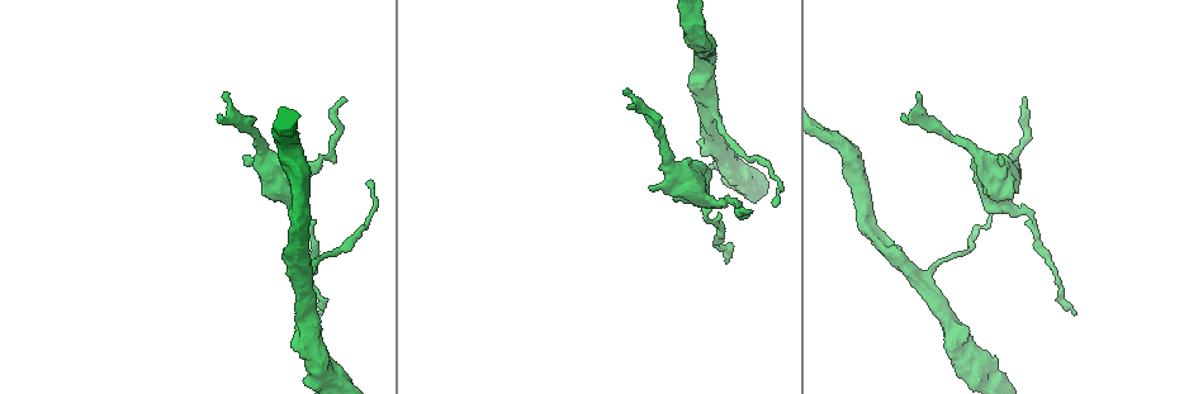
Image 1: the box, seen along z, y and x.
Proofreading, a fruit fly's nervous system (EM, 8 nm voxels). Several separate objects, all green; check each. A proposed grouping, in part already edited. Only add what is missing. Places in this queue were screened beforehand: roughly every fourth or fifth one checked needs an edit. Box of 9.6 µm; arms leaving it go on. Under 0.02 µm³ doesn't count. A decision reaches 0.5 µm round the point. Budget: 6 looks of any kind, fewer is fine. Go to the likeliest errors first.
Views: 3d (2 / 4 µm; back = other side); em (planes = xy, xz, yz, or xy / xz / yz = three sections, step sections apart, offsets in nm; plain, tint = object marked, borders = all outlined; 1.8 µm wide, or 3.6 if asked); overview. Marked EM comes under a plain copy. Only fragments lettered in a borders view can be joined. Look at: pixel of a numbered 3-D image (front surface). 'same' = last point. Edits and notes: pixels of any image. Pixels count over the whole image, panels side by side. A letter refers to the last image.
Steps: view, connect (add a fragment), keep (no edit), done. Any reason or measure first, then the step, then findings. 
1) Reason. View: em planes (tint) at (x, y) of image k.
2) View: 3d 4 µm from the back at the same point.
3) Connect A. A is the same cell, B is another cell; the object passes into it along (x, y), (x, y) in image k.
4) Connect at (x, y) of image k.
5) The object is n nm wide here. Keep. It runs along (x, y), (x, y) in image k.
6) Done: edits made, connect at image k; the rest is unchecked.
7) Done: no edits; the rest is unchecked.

End of a long branch. View: em 3.6 µm xz step 4 (tint) at (751, 209) of image 1.

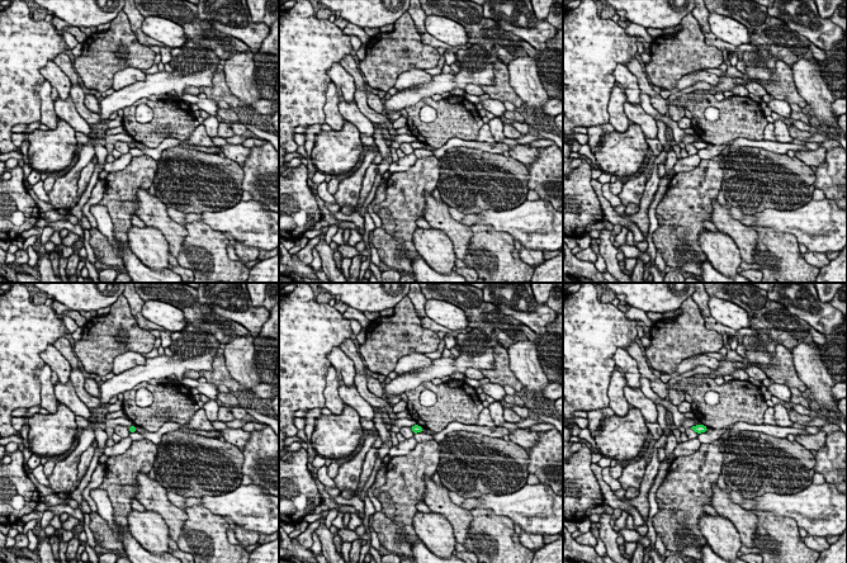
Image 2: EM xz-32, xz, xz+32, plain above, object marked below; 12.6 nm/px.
Cut it another way. View: em 3.6 µm planes (borders) at the same point.

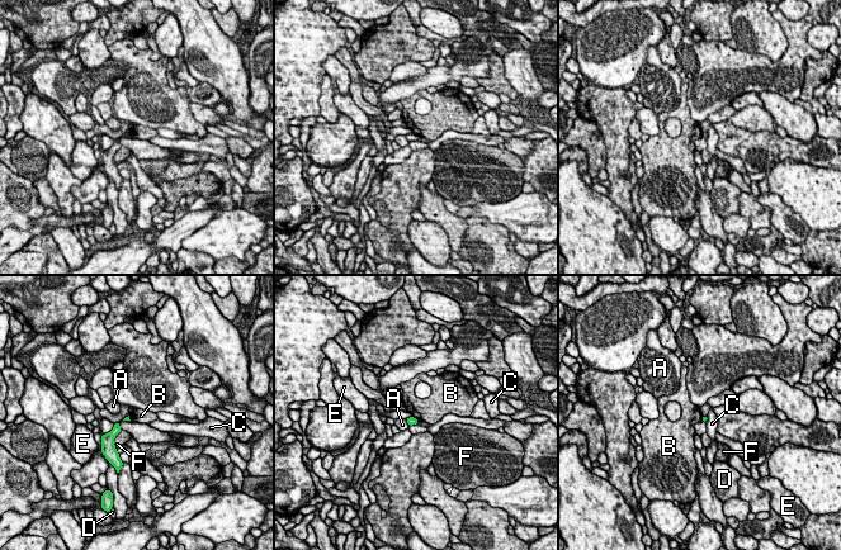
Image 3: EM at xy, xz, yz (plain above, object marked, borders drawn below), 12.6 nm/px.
The longest contact is with F, 260 nm. Keep. A, B, C, D, E and F are other cells; none of them fits.

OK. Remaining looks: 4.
Branch stops here. View: 3d 2 µm at (217, 116) of image 1.

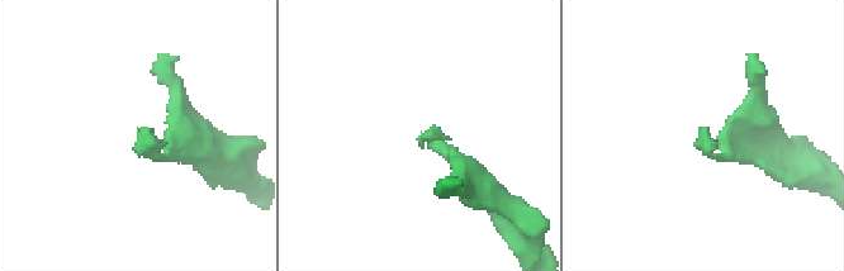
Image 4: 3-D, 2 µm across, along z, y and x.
View: em planes (borders) at (702, 129) of image 4.

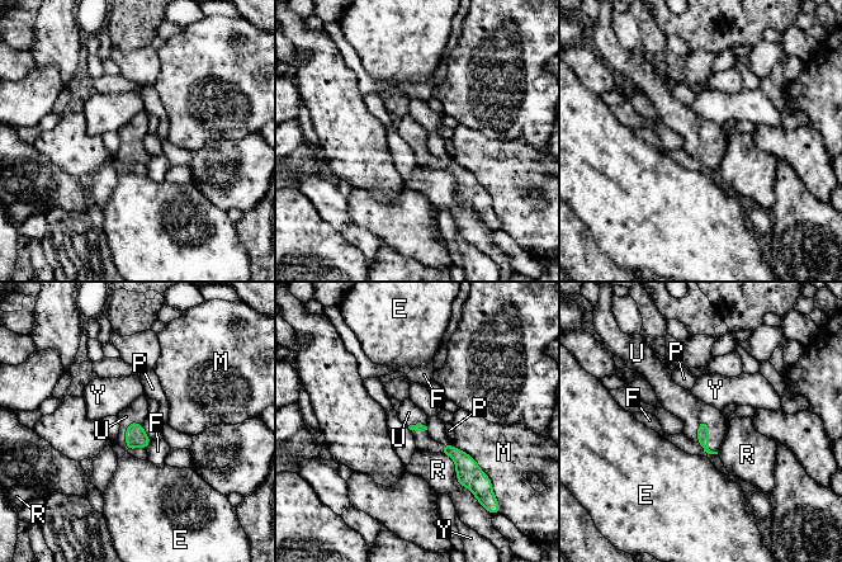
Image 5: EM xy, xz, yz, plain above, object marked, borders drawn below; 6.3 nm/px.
The longest contact is with R, 340 nm. Connect U. U is the same cell, E, F, M, P, R and Y are other cells; it goes on there.

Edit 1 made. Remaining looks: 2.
Redraw. View: overview.

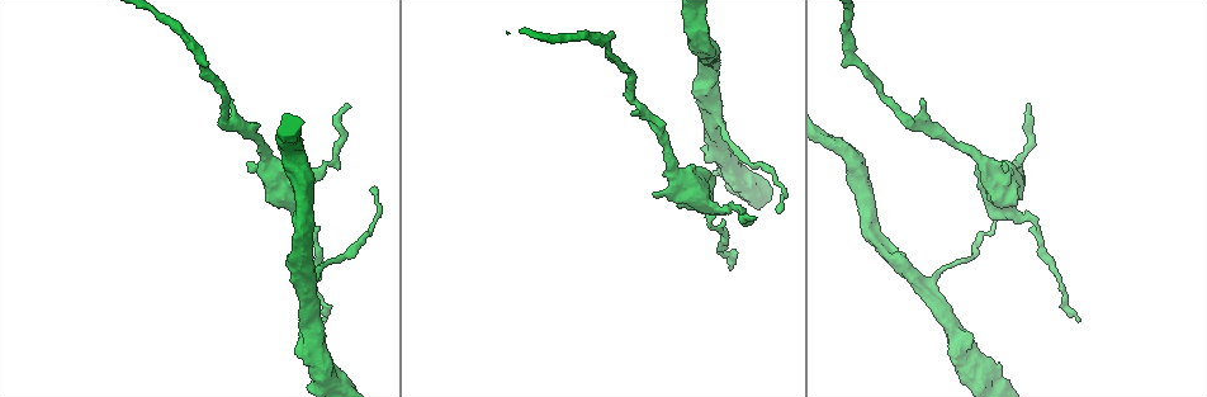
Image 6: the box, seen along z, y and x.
An open end. View: em planes (borders) at (730, 269) of image 6.

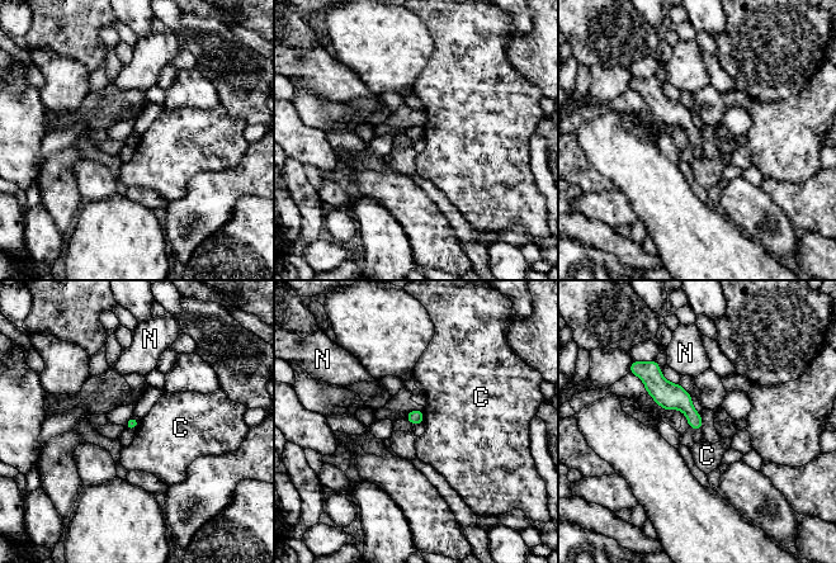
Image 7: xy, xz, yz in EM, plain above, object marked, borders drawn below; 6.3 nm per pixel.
The object is 70 nm wide here. Keep. C and N are other cells; it runs along (652, 364), (652, 375), (698, 426) in image 7; none of them fits.

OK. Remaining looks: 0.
Done: edits made, connect at image 5; the rest is unchecked.

